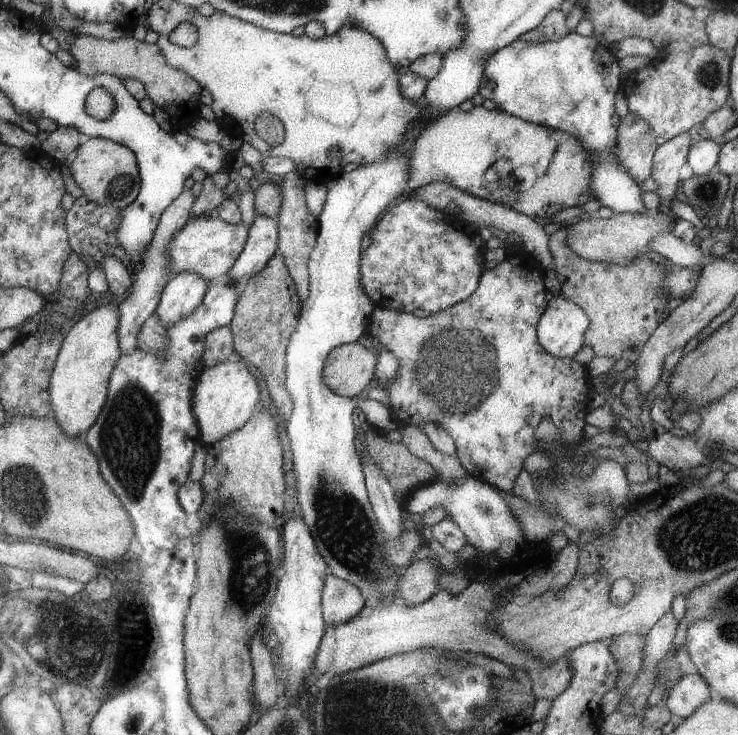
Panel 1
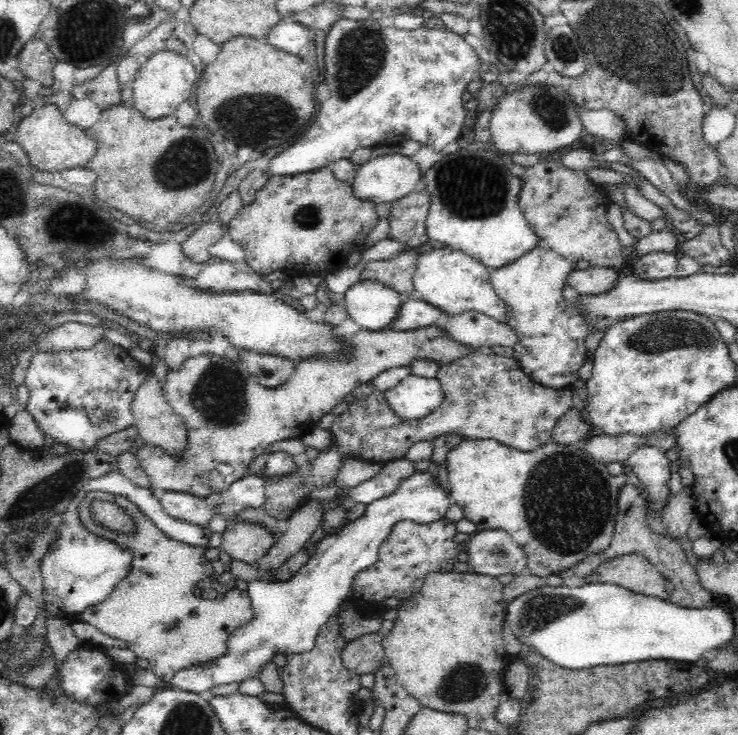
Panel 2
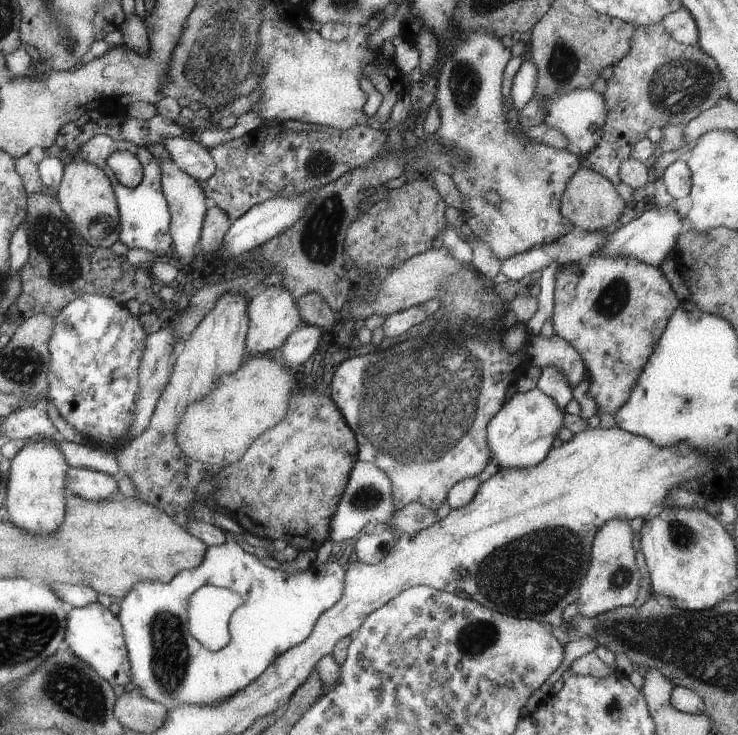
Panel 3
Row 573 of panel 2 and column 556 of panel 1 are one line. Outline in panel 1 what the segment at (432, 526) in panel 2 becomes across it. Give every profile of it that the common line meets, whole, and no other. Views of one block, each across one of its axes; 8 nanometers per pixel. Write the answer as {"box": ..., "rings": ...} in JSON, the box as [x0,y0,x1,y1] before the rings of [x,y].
{"box":[364,251,590,493],"rings":[[[510,251],[506,257],[490,270],[484,270],[481,280],[473,293],[465,300],[459,301],[458,304],[449,308],[432,313],[427,318],[418,318],[415,315],[400,313],[391,309],[374,307],[370,317],[367,318],[364,336],[375,338],[383,348],[387,348],[395,358],[397,358],[397,370],[395,370],[395,378],[393,384],[389,382],[385,392],[389,398],[388,412],[391,420],[398,426],[397,430],[411,424],[411,426],[421,426],[423,422],[431,422],[435,426],[439,426],[453,440],[455,445],[455,454],[459,460],[459,464],[468,472],[469,476],[479,479],[480,481],[490,484],[495,489],[499,489],[511,493],[511,486],[514,486],[515,477],[523,468],[523,460],[533,454],[533,452],[543,452],[545,448],[541,448],[535,442],[534,433],[537,426],[541,424],[543,418],[548,418],[553,422],[559,440],[563,442],[561,448],[569,448],[571,444],[579,444],[581,442],[581,430],[585,423],[585,415],[589,412],[587,407],[587,392],[590,388],[590,379],[587,374],[586,366],[577,363],[571,358],[553,358],[551,354],[547,354],[547,350],[543,350],[539,344],[537,336],[537,324],[541,320],[542,314],[545,312],[548,302],[545,302],[545,286],[541,280],[543,272],[539,268],[539,264],[533,260],[532,256],[527,256],[524,251]]]}

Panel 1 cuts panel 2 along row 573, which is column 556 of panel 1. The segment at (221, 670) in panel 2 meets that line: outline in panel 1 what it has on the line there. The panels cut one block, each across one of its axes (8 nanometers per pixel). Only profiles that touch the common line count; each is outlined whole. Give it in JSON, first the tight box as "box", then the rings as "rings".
{"box":[537,294,587,358],"rings":[[[561,294],[552,296],[551,302],[537,324],[539,344],[553,358],[573,358],[583,346],[587,316],[575,303]]]}

